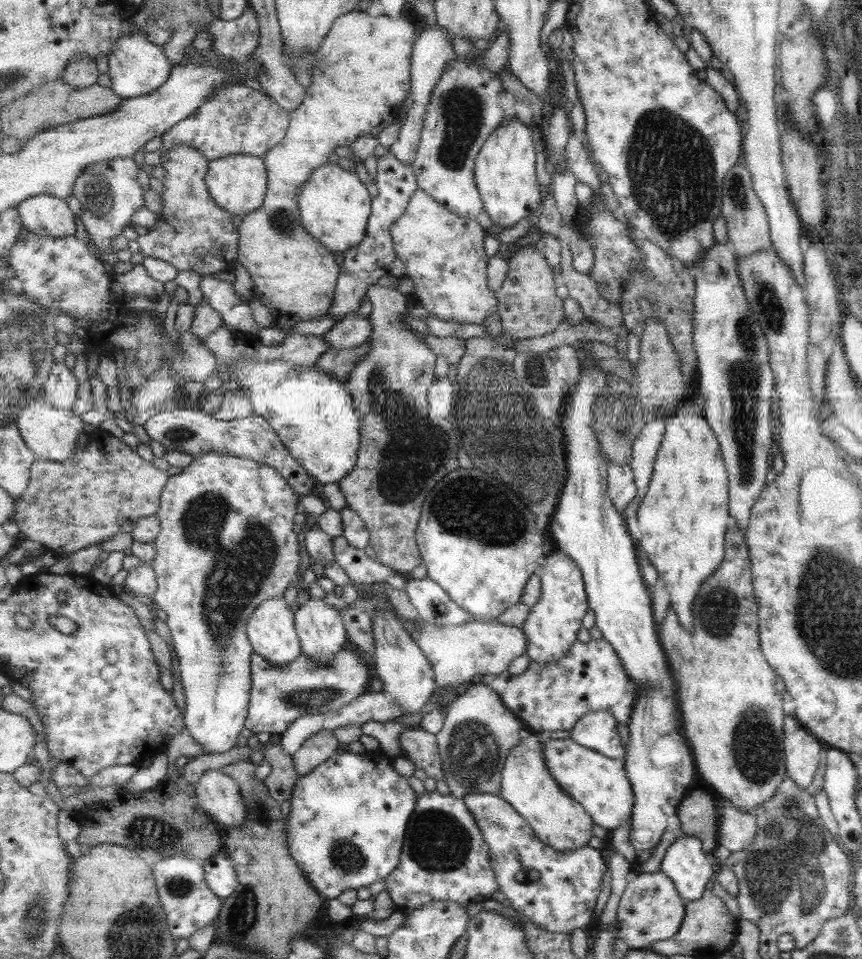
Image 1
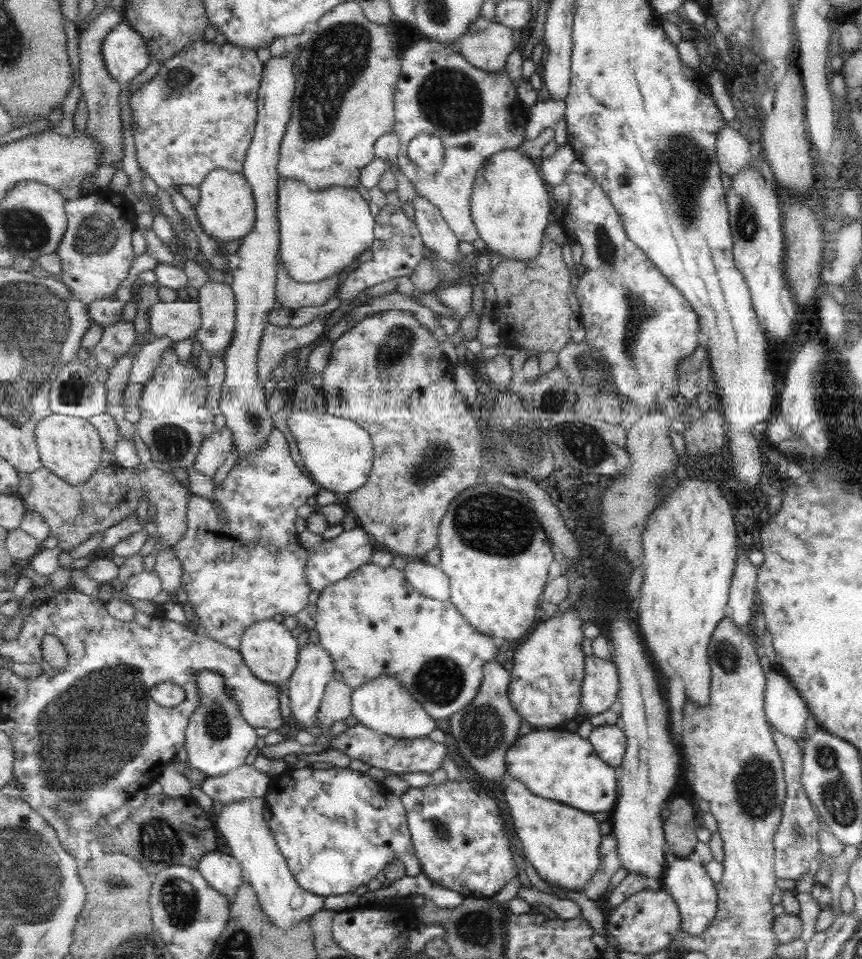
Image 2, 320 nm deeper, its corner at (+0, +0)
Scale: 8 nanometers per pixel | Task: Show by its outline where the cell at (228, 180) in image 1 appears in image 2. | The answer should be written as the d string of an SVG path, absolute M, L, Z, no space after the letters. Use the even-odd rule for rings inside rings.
M219 168L210 172L199 187L199 203L195 206L196 216L208 235L219 238L223 243L244 239L256 225L256 200L254 189L242 172L231 172Z

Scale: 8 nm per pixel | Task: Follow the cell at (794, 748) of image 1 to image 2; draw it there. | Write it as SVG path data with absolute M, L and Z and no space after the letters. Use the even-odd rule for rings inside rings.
M779 668L767 671L765 709L771 727L801 743L805 736L804 720L809 712L796 688Z

